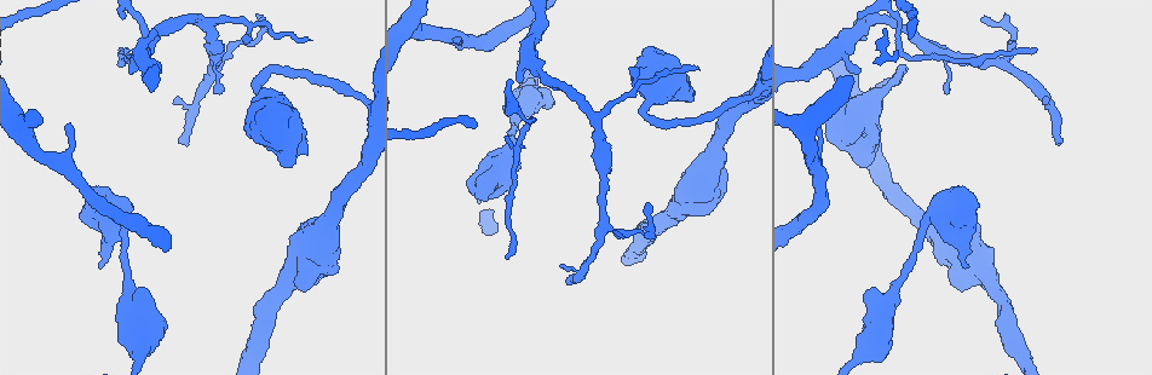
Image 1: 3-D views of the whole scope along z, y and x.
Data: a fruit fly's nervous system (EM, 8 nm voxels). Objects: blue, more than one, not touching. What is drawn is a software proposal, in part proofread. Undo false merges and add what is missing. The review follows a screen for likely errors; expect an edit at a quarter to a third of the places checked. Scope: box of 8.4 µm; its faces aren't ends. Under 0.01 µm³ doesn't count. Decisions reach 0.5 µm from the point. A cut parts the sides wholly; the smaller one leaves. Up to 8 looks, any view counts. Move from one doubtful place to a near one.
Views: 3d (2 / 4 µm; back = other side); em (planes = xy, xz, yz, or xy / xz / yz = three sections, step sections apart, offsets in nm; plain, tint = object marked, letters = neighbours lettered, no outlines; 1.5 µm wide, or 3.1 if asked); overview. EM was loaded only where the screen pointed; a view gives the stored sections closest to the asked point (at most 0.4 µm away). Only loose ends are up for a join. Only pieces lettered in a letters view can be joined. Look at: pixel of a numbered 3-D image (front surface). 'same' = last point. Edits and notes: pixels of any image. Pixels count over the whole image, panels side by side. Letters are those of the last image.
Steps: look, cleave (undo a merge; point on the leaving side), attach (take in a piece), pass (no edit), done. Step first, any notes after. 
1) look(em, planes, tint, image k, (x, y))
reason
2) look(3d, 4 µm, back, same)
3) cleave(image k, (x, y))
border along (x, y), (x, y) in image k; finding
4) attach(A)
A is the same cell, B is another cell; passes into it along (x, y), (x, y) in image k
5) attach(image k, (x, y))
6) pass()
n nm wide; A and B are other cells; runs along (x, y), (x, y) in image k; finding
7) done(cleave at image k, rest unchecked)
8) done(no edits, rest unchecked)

look(em, planes, letters, image 1, (181, 140))
an open end

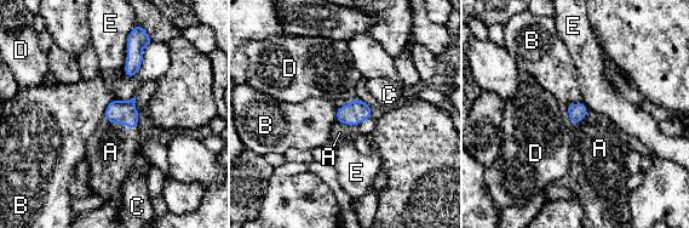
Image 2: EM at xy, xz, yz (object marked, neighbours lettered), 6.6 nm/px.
attach(A)
A is the same cell, B, C, D and E are other cells; passes into it along (118, 112), (120, 123), (110, 152) in image 2; it goes on there

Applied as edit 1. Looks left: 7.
look(overview)
see it whole again

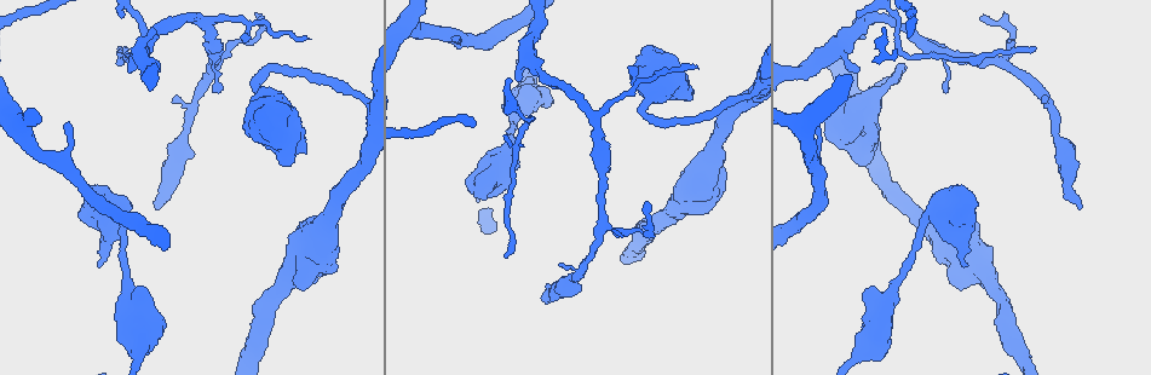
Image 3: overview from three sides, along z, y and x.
look(em, planes, plain, image 3, (699, 69))
an open end

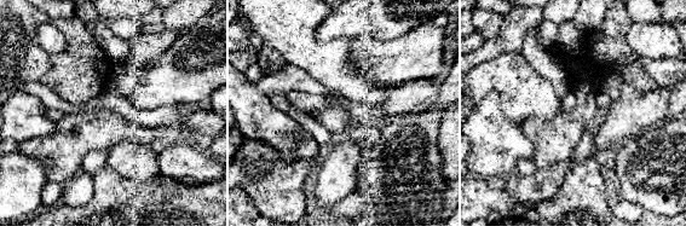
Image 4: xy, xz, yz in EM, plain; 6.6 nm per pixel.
look(em, planes, letters, same)

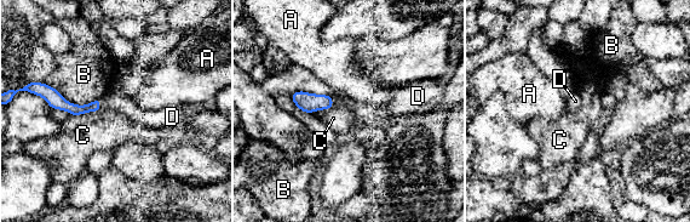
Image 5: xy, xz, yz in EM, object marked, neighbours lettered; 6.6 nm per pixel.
attach(D)
D is the same cell, A, B and C are other cells; passes into it along (62, 103), (99, 103), (122, 104) in image 5; it goes on there

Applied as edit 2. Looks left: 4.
look(em, yz, step 8, tint, image 3, (750, 94))
three arms meet

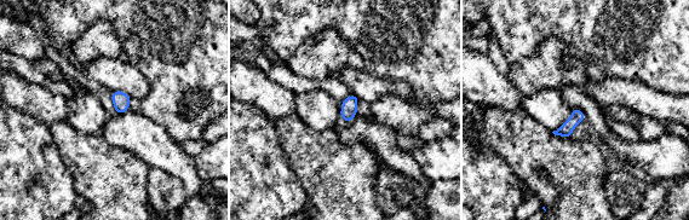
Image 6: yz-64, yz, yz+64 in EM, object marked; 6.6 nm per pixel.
look(em, planes, letters, same)

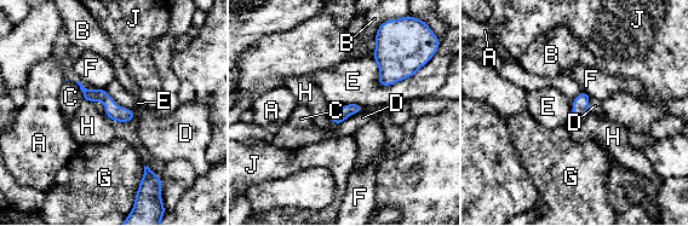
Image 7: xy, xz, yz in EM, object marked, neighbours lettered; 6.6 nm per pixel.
pass()
A, B, C, D, E, F, G, H and J are other cells; runs along (86, 92), (130, 116) in image 7; continuous, no second cell

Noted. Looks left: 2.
done(attach at image 2, attach at image 5, rest unchecked)

